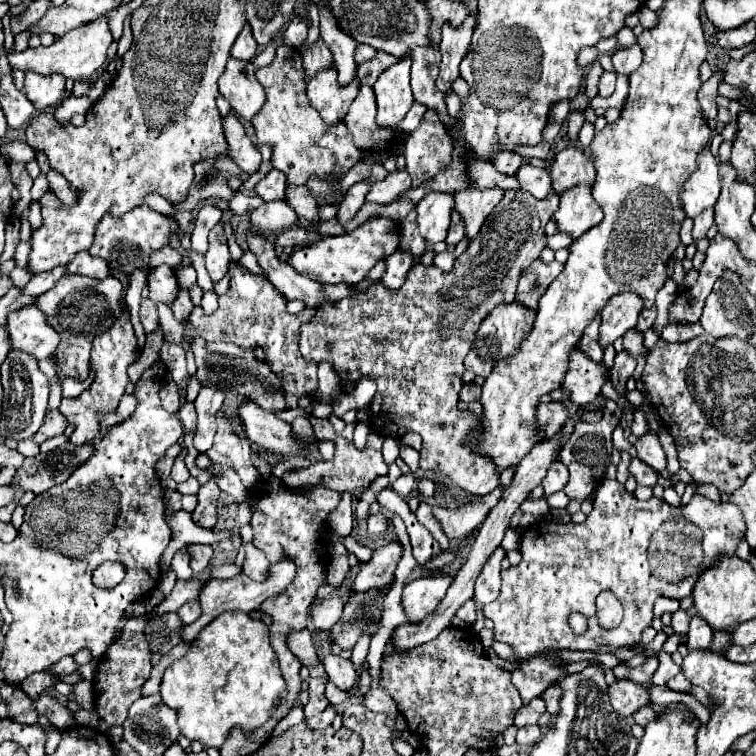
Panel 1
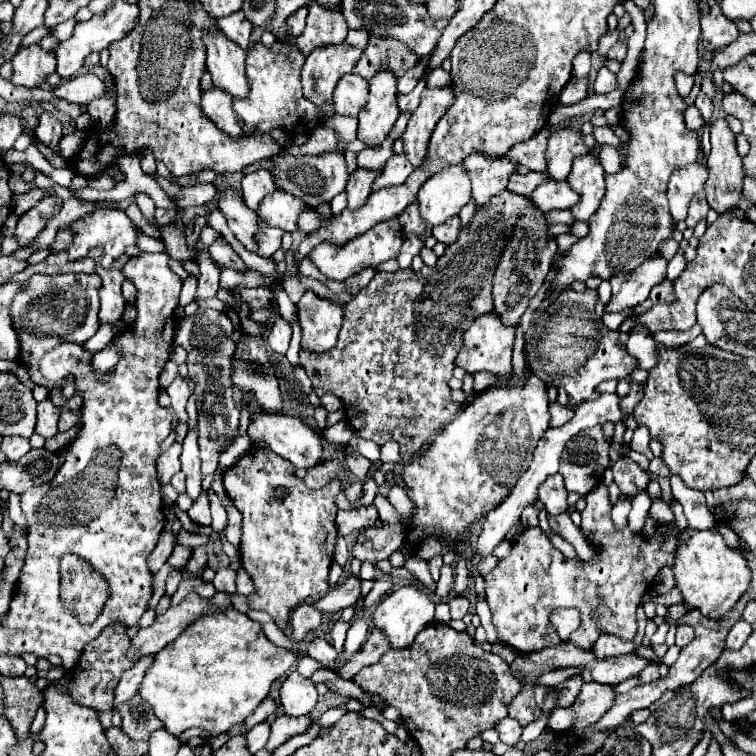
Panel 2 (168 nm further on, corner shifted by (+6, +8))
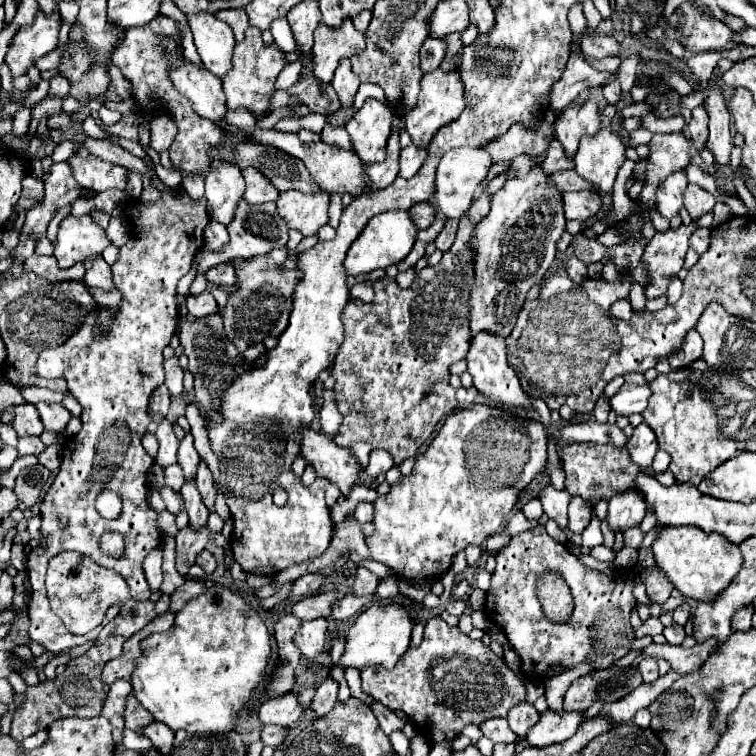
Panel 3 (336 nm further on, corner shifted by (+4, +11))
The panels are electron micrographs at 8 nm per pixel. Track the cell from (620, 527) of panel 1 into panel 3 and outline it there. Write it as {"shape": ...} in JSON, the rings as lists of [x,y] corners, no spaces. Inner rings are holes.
{"shape":[[[537,526],[533,530],[513,536],[511,542],[503,550],[499,550],[495,560],[497,560],[497,566],[495,566],[495,572],[491,574],[491,586],[487,590],[487,602],[485,602],[485,614],[489,616],[489,620],[493,620],[493,624],[497,624],[507,634],[509,644],[521,658],[521,672],[527,678],[547,676],[549,666],[561,664],[565,668],[571,668],[585,660],[595,662],[595,668],[601,670],[601,668],[607,668],[611,662],[623,658],[631,650],[629,642],[635,638],[635,634],[629,624],[629,612],[633,610],[633,606],[637,602],[631,592],[637,584],[635,574],[631,570],[623,570],[621,574],[617,574],[613,578],[609,578],[597,570],[589,570],[587,566],[577,562],[577,558],[571,552],[567,552],[567,548],[563,544],[555,542],[545,532],[543,526]],[[545,572],[561,574],[563,580],[567,582],[567,586],[571,588],[574,611],[567,624],[553,624],[541,610],[541,602],[537,598],[537,582]]]}

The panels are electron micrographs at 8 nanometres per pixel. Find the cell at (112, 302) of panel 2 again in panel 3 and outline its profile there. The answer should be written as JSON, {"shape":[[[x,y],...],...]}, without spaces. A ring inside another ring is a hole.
{"shape":[[[99,256],[97,260],[87,260],[85,262],[85,284],[93,286],[93,288],[101,288],[101,290],[113,290],[113,276],[111,276],[111,268],[109,264]]]}

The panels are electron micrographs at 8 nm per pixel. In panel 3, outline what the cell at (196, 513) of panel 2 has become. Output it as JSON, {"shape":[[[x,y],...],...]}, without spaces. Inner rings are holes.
{"shape":[[[191,526],[179,530],[175,536],[177,542],[177,570],[179,574],[187,574],[189,568],[195,564],[197,554],[205,548],[209,540],[209,526],[203,526],[199,530],[193,530]]]}

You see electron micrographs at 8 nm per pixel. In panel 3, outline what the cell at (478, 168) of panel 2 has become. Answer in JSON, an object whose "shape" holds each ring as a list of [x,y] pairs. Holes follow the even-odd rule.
{"shape":[[[549,108],[549,112],[545,112],[545,120],[531,130],[525,130],[523,124],[513,124],[501,138],[485,144],[483,150],[493,156],[493,162],[511,162],[521,154],[535,160],[541,152],[545,152],[545,136],[553,136],[555,114],[557,112]]]}

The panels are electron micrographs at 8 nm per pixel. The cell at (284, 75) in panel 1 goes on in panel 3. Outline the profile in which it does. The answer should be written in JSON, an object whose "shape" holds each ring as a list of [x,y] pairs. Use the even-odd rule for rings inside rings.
{"shape":[[[247,28],[245,40],[237,44],[235,54],[233,54],[233,70],[223,76],[223,88],[225,88],[225,98],[227,98],[227,108],[237,110],[237,108],[247,108],[255,118],[267,114],[271,106],[271,96],[275,92],[275,82],[277,74],[283,70],[287,64],[285,52],[277,48],[277,44],[265,44],[261,38],[261,30],[257,28]]]}

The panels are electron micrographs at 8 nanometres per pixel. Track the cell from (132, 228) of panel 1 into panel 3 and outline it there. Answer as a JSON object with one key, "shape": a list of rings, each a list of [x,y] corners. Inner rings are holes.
{"shape":[[[91,214],[83,216],[67,216],[59,224],[57,234],[57,246],[55,246],[55,258],[61,268],[69,268],[77,262],[93,260],[103,254],[103,250],[111,246],[111,240],[105,234],[105,228],[101,228]]]}

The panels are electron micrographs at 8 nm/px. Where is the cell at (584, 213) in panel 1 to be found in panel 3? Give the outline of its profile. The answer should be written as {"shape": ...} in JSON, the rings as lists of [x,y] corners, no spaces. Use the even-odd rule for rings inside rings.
{"shape":[[[599,130],[595,136],[581,138],[575,154],[575,172],[595,184],[593,192],[597,196],[605,198],[611,194],[617,170],[625,160],[625,148],[625,140],[611,130]]]}

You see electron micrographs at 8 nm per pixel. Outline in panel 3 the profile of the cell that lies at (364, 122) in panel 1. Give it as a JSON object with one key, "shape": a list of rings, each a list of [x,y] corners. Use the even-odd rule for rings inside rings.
{"shape":[[[341,60],[331,86],[335,88],[339,100],[343,106],[353,106],[353,98],[357,94],[359,88],[359,78],[351,72],[351,62],[349,60]]]}

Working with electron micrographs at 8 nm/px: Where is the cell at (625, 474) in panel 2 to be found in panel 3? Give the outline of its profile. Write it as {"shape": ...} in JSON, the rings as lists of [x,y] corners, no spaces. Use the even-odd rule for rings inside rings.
{"shape":[[[633,486],[629,490],[617,492],[609,500],[607,522],[609,522],[611,530],[627,530],[643,520],[645,508],[647,508],[645,496]]]}

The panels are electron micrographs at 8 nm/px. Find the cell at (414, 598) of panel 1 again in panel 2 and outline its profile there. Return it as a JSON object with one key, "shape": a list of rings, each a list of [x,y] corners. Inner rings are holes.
{"shape":[[[403,585],[377,605],[371,619],[373,619],[373,629],[381,631],[393,649],[403,649],[411,647],[415,635],[433,623],[433,613],[435,613],[435,603],[429,599],[425,591],[413,585]]]}

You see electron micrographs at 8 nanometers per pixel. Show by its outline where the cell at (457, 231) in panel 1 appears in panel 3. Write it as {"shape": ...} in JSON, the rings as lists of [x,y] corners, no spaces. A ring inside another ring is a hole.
{"shape":[[[455,218],[445,220],[445,226],[443,226],[443,230],[439,232],[439,236],[437,236],[437,240],[435,240],[437,248],[443,250],[443,252],[449,250],[451,244],[453,244],[453,240],[455,240],[455,232],[457,232],[457,220],[455,220]]]}

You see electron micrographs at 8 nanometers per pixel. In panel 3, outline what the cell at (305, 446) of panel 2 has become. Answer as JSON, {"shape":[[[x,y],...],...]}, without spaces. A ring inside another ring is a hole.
{"shape":[[[299,428],[301,434],[301,444],[299,444],[299,454],[307,460],[317,470],[317,476],[329,478],[333,484],[339,486],[341,494],[349,496],[349,488],[359,480],[361,468],[353,460],[351,452],[345,448],[337,448],[333,440],[317,432],[313,428]]]}

